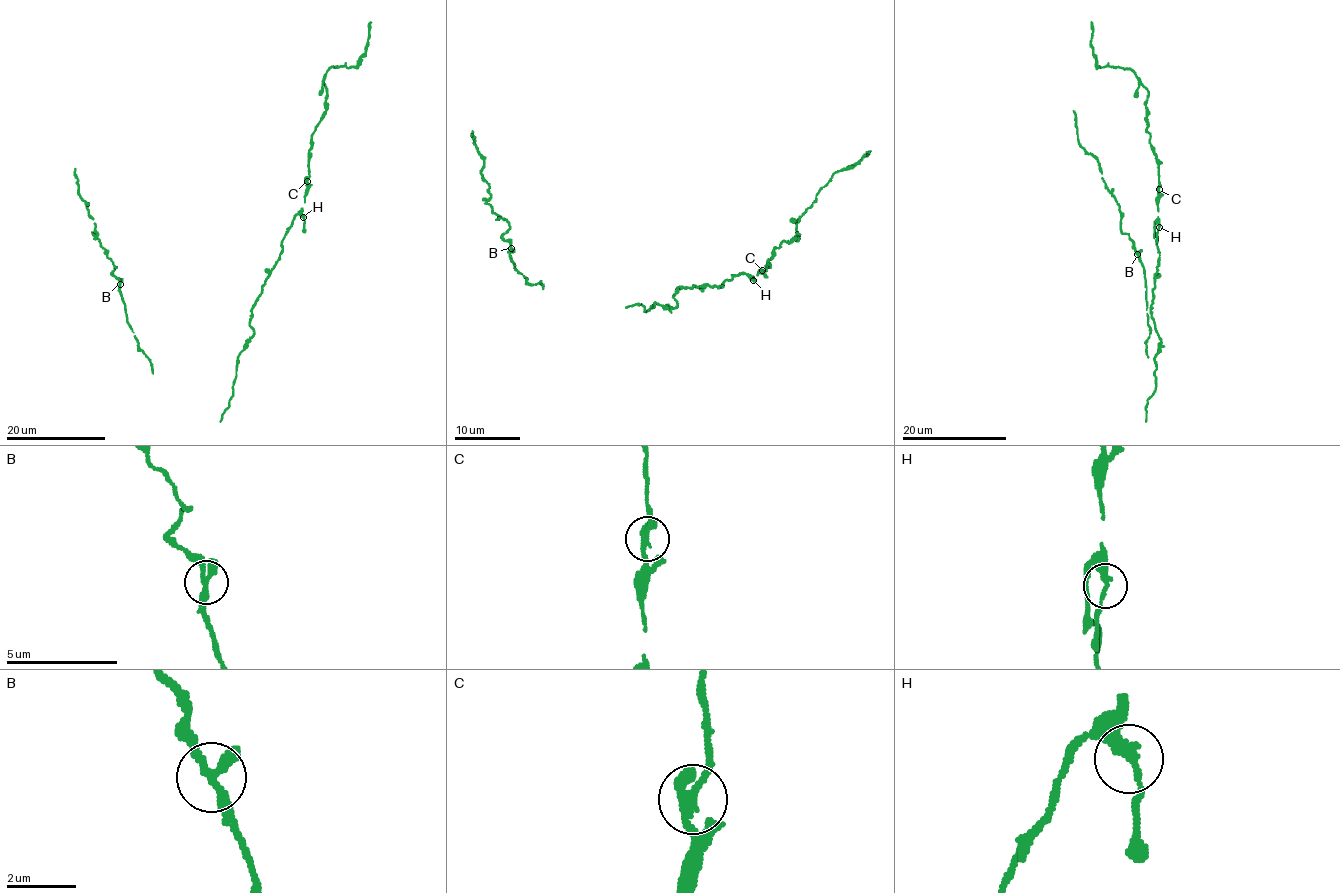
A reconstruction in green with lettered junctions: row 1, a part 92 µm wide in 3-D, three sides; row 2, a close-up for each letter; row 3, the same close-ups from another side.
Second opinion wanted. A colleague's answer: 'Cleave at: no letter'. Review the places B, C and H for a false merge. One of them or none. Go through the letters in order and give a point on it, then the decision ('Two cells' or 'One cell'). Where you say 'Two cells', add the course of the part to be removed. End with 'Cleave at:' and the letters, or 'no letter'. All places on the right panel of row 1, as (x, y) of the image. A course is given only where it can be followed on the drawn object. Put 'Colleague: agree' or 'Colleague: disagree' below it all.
B: Place: (1137, 254). One cell
C: Place: (1159, 189). Two cells. Course of the part to remove: (1158, 189), (1158, 160), (1149, 139), (1147, 90), (1130, 69), (1096, 66), (1096, 54), (1090, 44), (1091, 21)
H: Place: (1159, 227). One cell
Cleave at: C
Colleague: disagree

